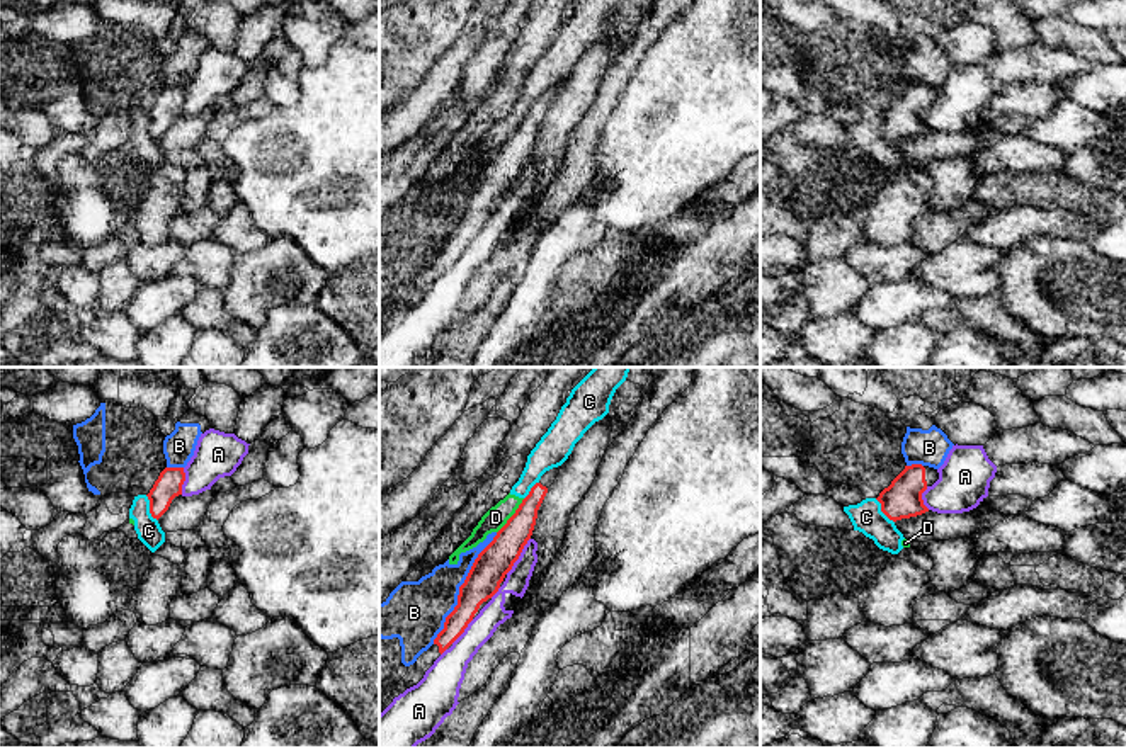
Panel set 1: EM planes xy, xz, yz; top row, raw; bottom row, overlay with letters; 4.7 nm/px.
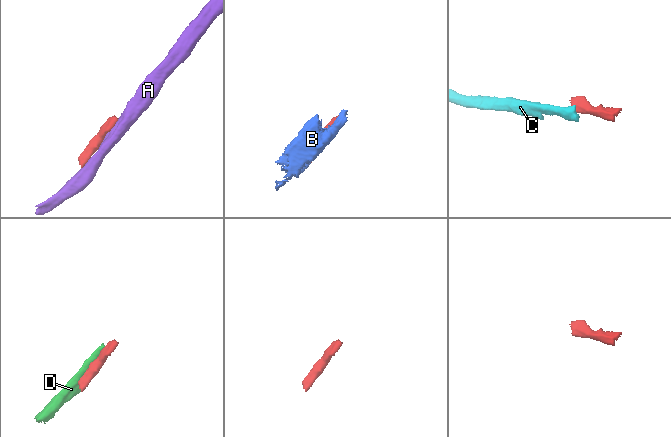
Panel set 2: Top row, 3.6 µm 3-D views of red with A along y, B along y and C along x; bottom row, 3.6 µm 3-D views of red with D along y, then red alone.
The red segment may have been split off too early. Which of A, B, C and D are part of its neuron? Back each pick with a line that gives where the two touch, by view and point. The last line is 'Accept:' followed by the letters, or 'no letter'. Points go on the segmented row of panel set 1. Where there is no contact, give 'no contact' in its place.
Accept: no letter

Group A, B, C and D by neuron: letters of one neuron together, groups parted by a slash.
A / B / C D

